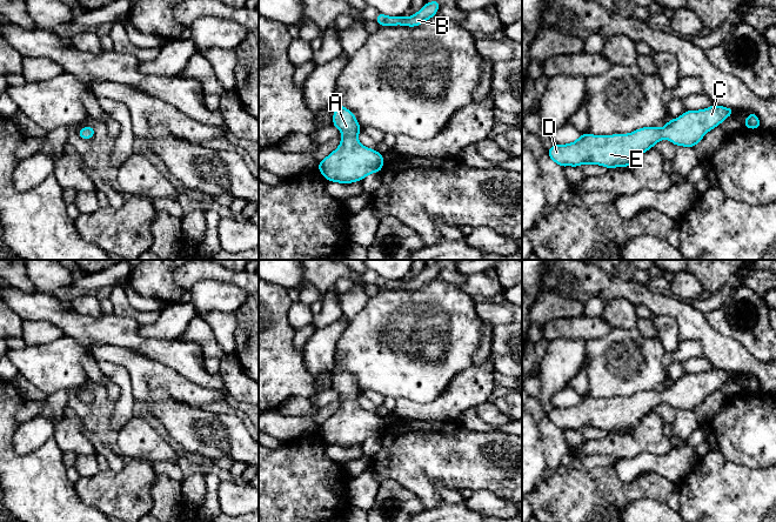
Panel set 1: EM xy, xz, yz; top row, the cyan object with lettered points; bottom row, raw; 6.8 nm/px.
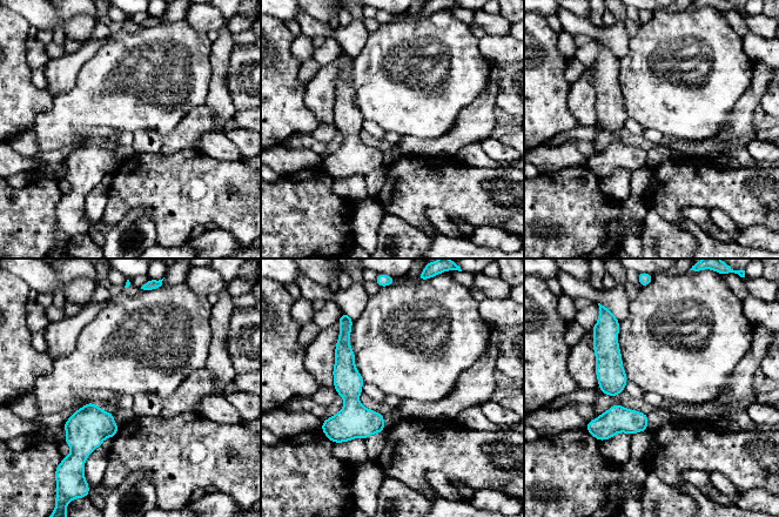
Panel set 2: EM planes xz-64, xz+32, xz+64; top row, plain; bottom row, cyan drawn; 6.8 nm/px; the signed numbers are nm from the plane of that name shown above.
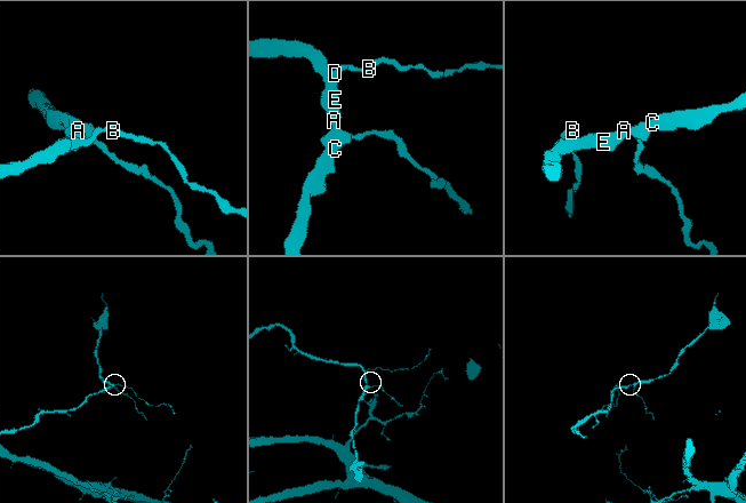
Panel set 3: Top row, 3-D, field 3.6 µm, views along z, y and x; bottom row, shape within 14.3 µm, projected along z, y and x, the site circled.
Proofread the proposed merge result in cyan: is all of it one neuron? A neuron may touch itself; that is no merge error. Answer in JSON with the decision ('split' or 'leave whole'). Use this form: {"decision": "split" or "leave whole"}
{"decision": "leave whole"}

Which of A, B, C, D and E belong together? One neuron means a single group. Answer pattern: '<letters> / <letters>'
A B C D E

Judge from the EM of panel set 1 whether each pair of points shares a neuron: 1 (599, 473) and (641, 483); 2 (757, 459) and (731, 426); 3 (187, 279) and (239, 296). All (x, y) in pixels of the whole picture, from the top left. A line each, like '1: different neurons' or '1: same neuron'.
1: same neuron
2: same neuron
3: different neurons

